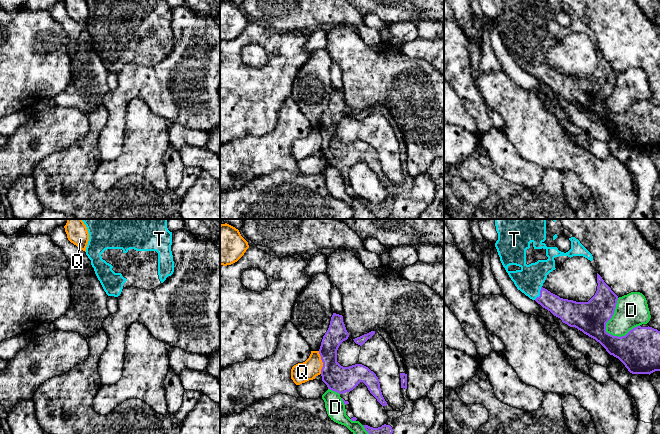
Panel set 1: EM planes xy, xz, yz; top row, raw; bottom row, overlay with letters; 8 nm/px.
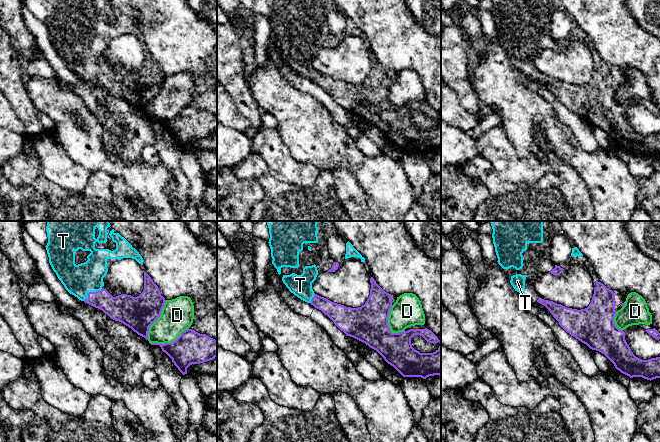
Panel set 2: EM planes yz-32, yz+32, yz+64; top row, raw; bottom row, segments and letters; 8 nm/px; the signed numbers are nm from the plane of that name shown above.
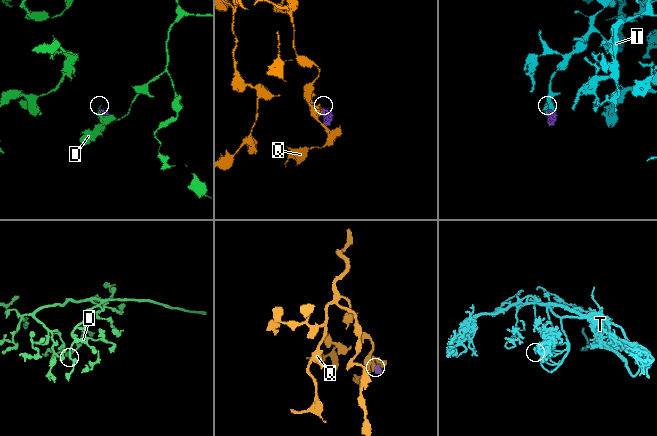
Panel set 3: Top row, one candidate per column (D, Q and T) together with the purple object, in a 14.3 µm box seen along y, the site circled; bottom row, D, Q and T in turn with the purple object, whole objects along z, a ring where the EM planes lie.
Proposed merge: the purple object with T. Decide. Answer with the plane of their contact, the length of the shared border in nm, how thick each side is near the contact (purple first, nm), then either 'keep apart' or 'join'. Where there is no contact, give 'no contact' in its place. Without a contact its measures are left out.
meets purple in yz; contact 130 nm long; 170 nm thick on the purple side, 220 nm on the other; join

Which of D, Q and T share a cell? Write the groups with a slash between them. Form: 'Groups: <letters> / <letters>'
Groups: D / Q / T

